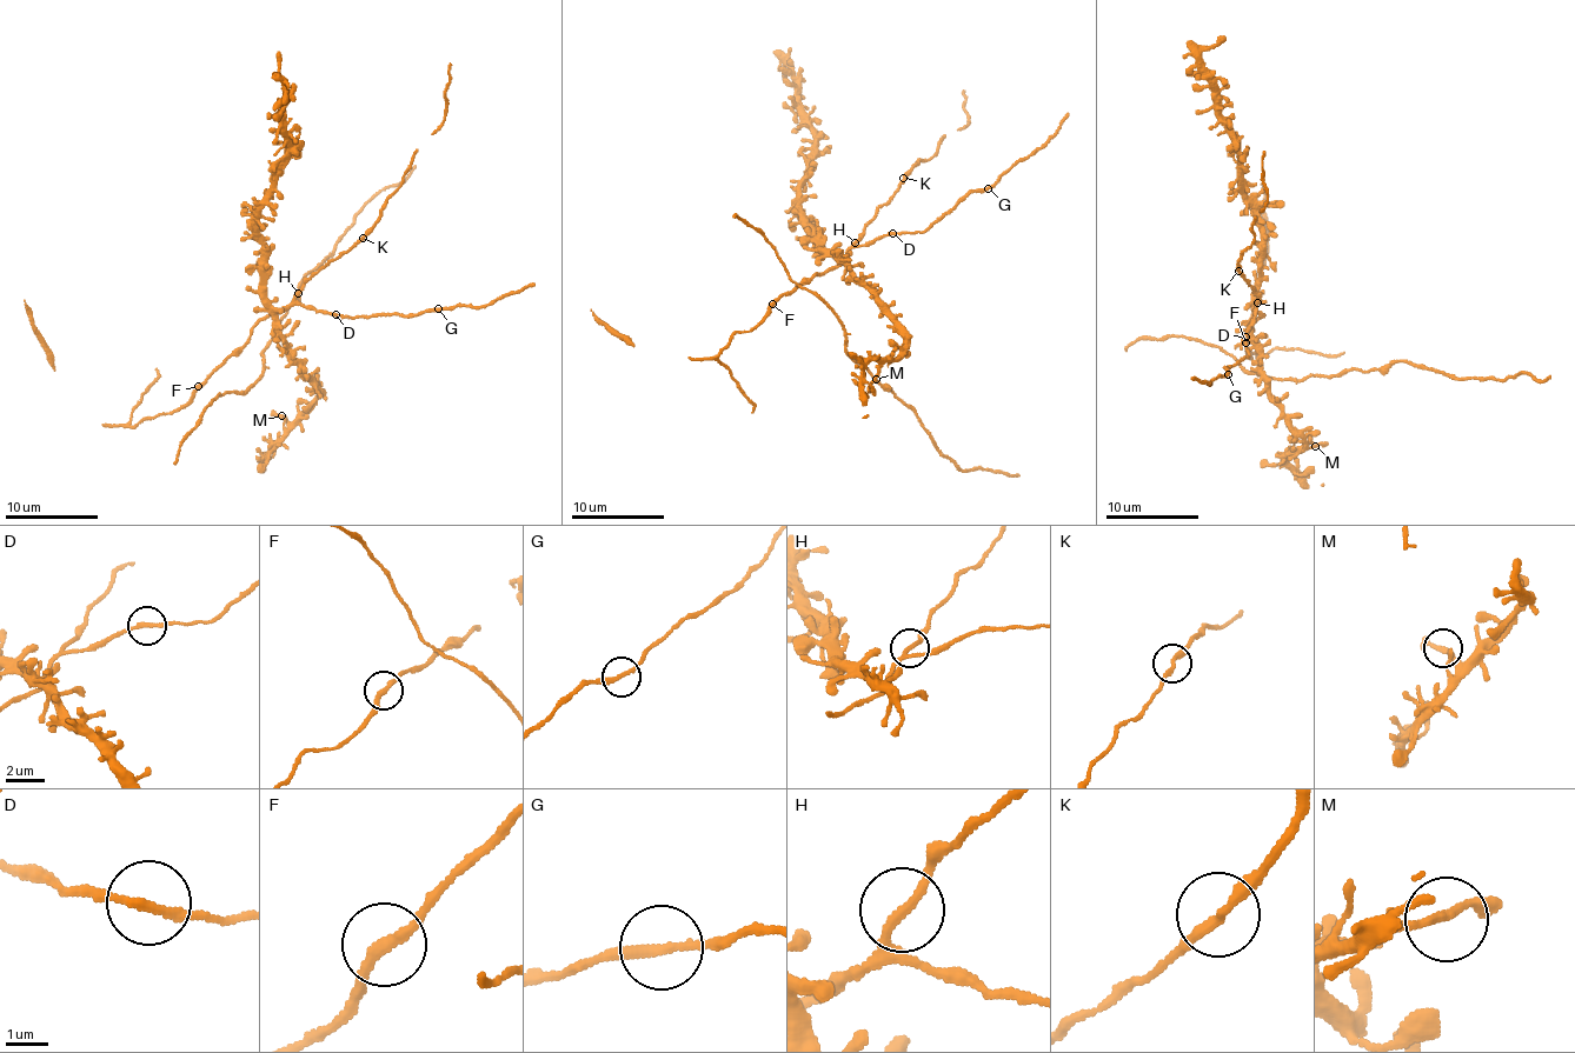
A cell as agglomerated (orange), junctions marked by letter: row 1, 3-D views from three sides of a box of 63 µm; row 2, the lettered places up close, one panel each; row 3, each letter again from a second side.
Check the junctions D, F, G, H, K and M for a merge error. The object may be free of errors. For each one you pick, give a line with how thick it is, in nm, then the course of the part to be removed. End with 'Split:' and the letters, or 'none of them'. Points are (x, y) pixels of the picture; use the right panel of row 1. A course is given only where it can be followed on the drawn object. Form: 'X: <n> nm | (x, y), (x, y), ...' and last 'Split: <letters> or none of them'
Split: none of them

